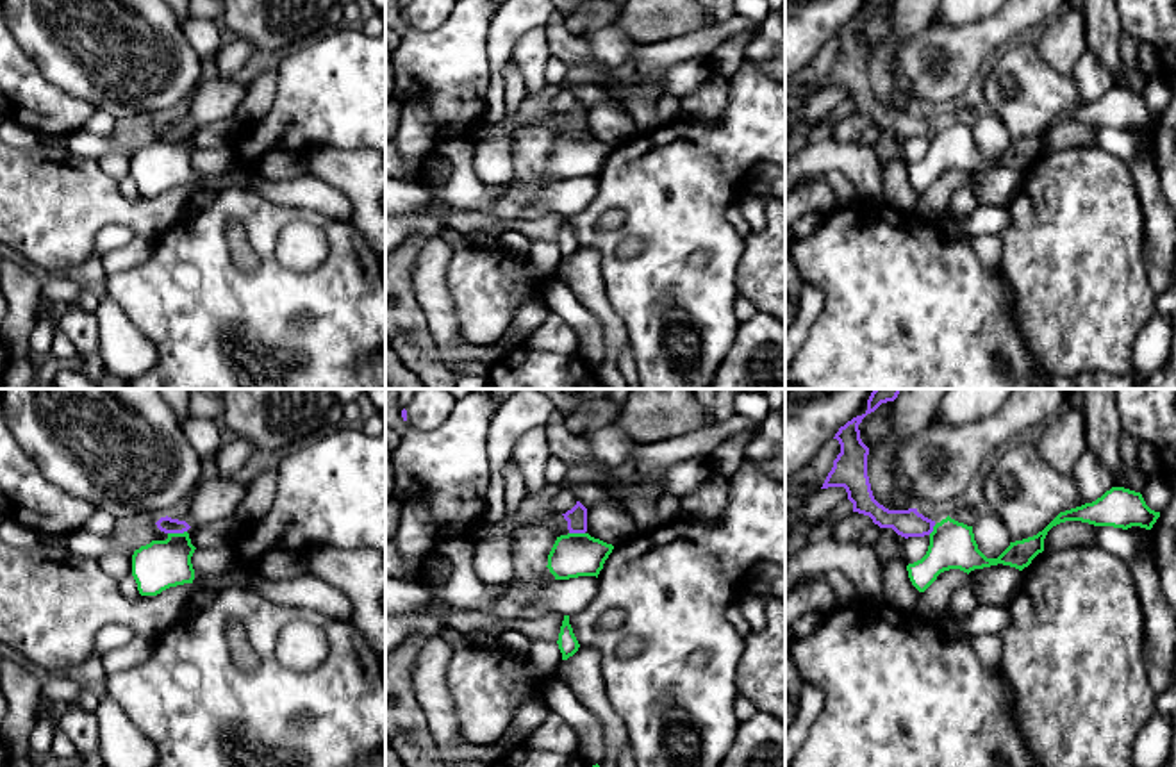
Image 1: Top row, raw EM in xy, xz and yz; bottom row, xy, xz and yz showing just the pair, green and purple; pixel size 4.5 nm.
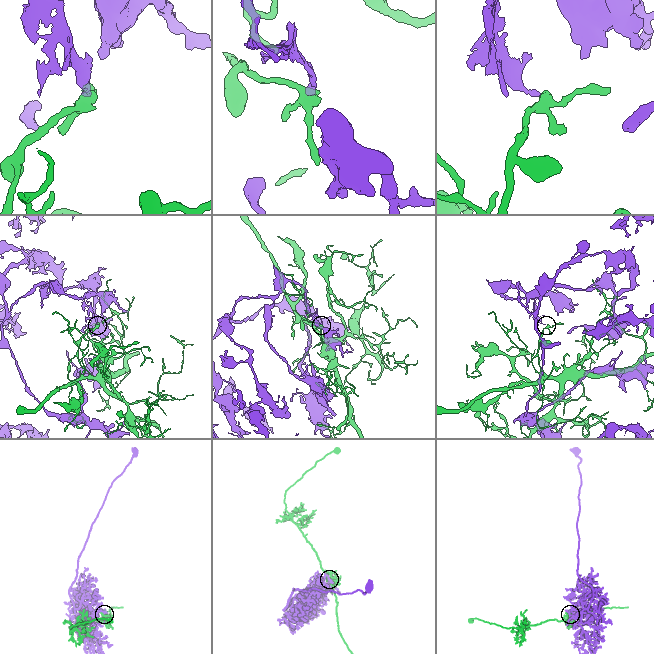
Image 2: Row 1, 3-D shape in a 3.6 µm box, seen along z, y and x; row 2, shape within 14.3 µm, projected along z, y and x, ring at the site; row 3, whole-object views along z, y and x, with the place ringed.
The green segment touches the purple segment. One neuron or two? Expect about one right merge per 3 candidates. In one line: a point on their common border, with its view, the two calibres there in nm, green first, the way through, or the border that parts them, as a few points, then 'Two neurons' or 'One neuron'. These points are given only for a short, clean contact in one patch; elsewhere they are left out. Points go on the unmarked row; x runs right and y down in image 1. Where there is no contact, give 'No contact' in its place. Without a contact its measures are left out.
Touches green at xy (177, 134). Thickness 220 nm (green) against 70 nm. Two neurons

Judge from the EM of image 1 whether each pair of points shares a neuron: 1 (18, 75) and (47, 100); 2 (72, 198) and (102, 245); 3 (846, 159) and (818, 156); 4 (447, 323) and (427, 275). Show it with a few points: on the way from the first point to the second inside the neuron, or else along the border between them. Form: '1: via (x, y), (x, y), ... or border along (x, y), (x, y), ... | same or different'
1: via (25, 82), (40, 97) | same
2: border along (136, 234), (106, 225), (93, 252) | different
3: via (839, 157), (825, 156) | same
4: via (439, 311), (430, 288) | same

